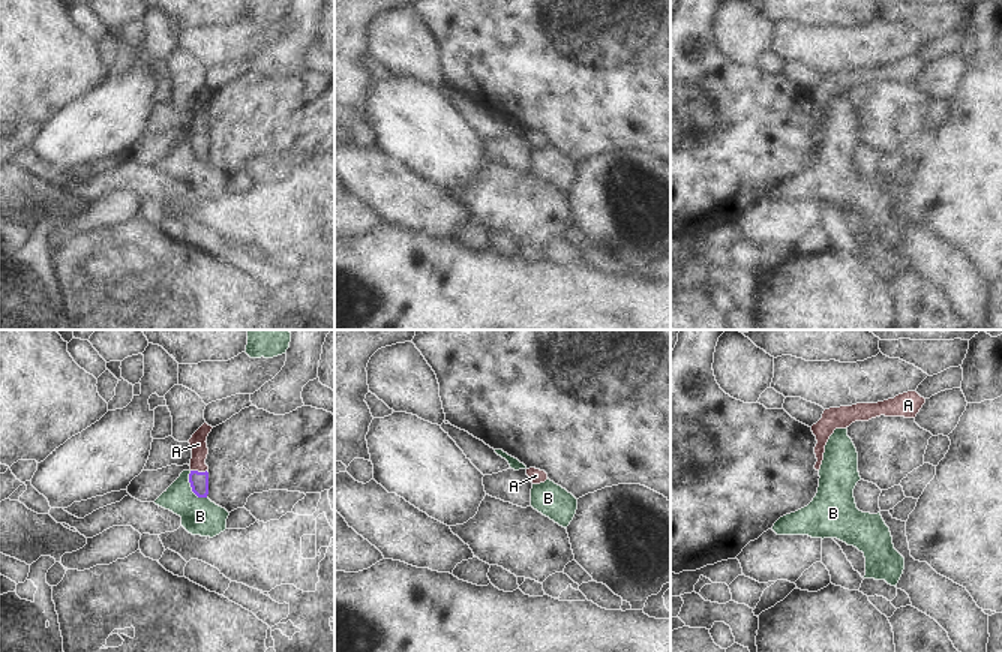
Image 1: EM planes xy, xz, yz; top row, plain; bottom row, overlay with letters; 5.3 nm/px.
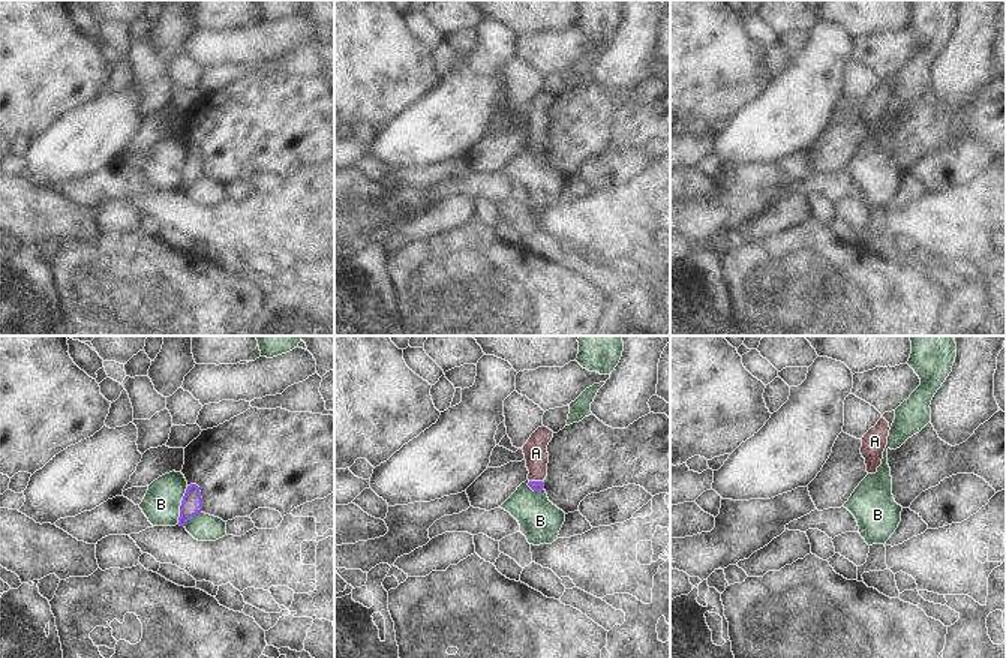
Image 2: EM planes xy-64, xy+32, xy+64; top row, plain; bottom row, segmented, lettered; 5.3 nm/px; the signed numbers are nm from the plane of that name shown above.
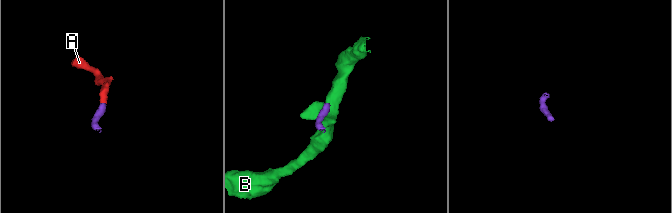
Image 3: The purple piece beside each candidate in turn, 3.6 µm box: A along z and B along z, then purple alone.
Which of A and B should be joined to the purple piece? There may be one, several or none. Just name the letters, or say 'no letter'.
A

